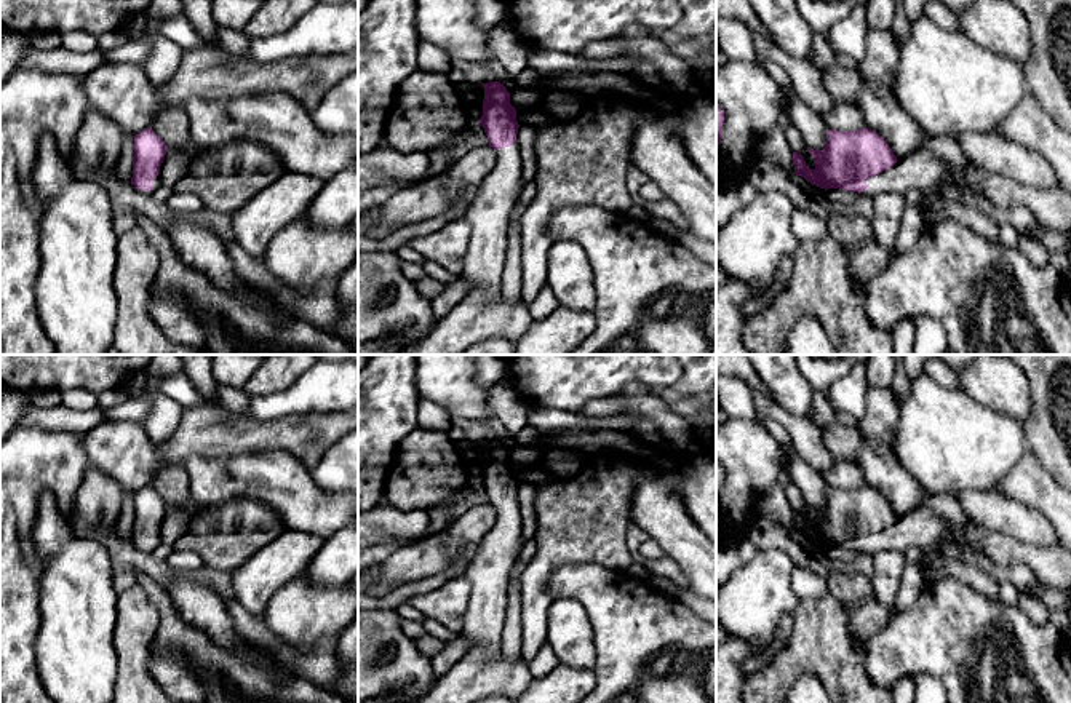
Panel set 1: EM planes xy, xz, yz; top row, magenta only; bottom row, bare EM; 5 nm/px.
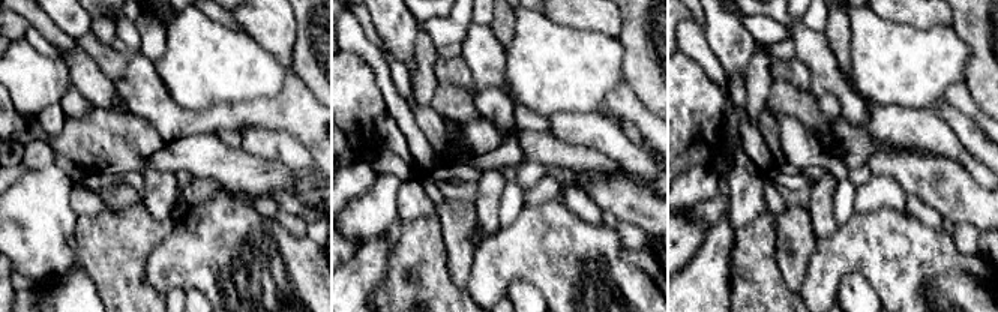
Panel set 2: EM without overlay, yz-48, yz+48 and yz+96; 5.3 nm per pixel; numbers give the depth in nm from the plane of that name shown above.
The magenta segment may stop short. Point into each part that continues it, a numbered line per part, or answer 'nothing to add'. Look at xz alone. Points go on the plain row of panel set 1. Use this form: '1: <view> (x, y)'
1: xz (488, 572)

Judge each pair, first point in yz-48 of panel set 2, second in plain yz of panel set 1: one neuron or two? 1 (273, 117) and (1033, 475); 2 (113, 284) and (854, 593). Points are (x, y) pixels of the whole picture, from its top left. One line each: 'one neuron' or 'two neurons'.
1: one neuron
2: two neurons

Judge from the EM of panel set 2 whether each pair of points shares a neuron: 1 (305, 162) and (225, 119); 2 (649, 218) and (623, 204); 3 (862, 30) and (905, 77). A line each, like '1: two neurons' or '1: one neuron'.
1: two neurons
2: one neuron
3: one neuron

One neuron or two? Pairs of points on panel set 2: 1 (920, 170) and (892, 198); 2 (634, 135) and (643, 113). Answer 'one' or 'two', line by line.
1: two
2: two

